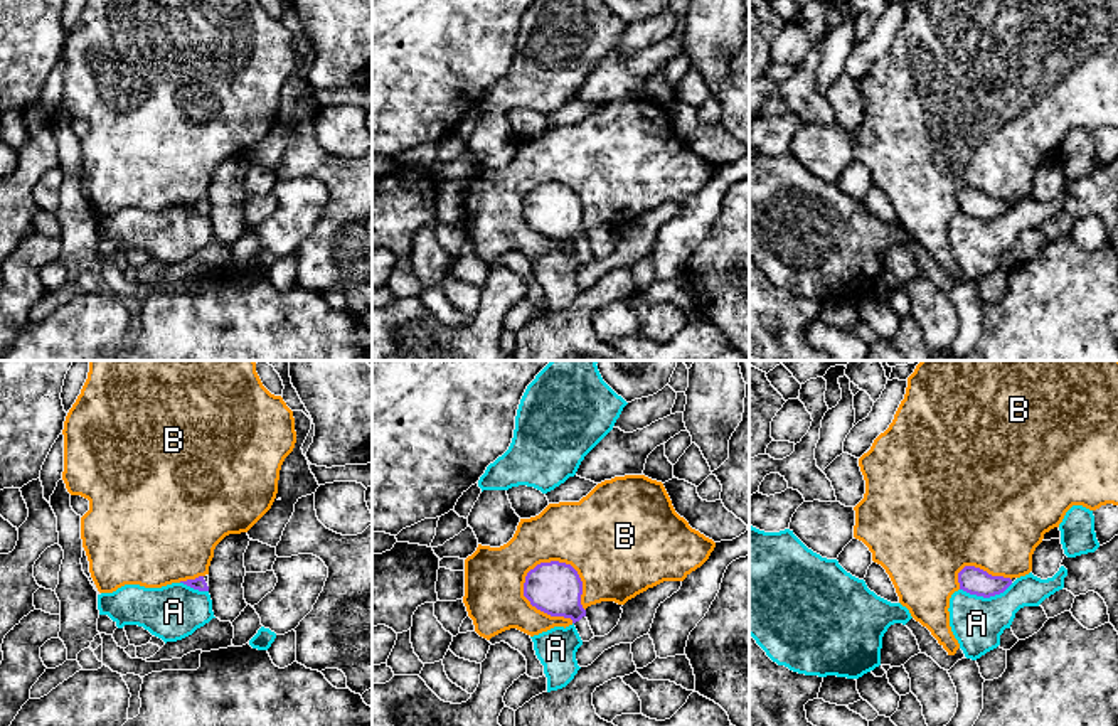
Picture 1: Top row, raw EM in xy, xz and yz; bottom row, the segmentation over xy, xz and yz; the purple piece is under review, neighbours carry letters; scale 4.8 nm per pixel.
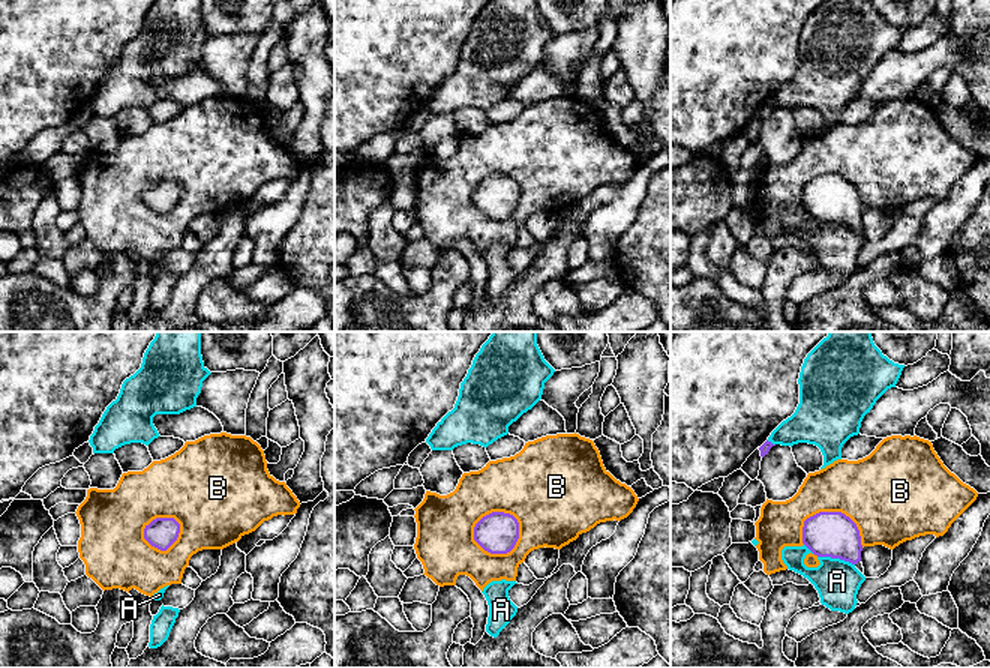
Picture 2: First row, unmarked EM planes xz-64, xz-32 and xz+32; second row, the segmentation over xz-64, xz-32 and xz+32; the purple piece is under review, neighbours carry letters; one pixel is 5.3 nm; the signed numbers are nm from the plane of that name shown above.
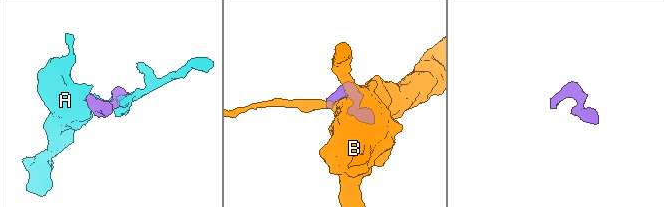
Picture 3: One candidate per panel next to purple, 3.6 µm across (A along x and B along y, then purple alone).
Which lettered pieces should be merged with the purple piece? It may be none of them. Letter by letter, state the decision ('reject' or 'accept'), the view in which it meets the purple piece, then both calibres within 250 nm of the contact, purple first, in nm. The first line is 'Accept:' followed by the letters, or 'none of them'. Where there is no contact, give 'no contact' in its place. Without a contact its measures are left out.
Accept: none of them
A: reject; contact in yz; calibres 130 and 240 nm
B: reject; contact in xz; calibres 260 and 280 nm

